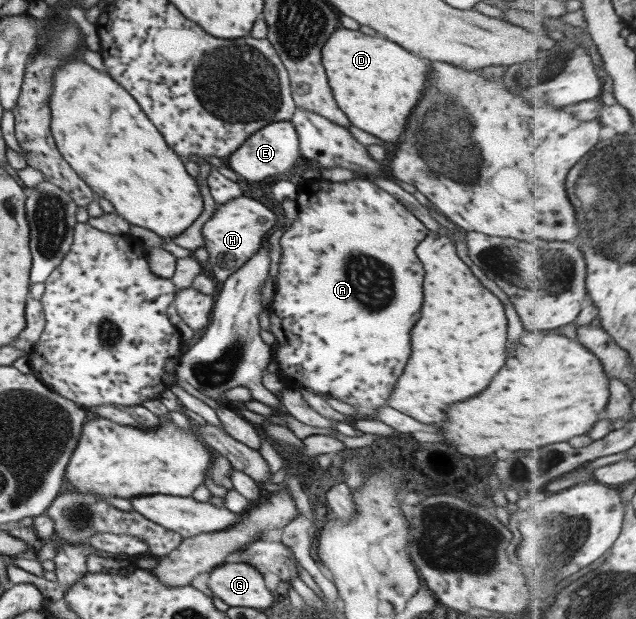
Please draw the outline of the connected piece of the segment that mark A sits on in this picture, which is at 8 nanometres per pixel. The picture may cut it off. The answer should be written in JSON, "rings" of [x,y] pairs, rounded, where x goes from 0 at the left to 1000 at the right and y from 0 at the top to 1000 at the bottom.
{"rings":[[[481,289],[467,299],[464,325],[469,336],[465,355],[440,381],[440,423],[437,425],[434,457],[431,457],[431,478],[421,494],[423,536],[431,543],[426,559],[428,582],[434,586],[437,611],[447,616],[447,625],[475,625],[491,628],[494,633],[511,637],[516,643],[527,643],[535,649],[544,649],[558,658],[560,666],[549,675],[550,680],[561,675],[590,675],[590,662],[607,653],[607,643],[613,630],[619,627],[623,611],[629,607],[638,578],[645,572],[645,530],[657,517],[657,501],[664,491],[664,430],[657,417],[651,414],[654,394],[664,391],[664,384],[673,375],[671,368],[638,339],[632,336],[616,317],[610,317],[604,307],[591,304],[579,291],[547,291],[547,294],[509,294],[509,289]]]}

